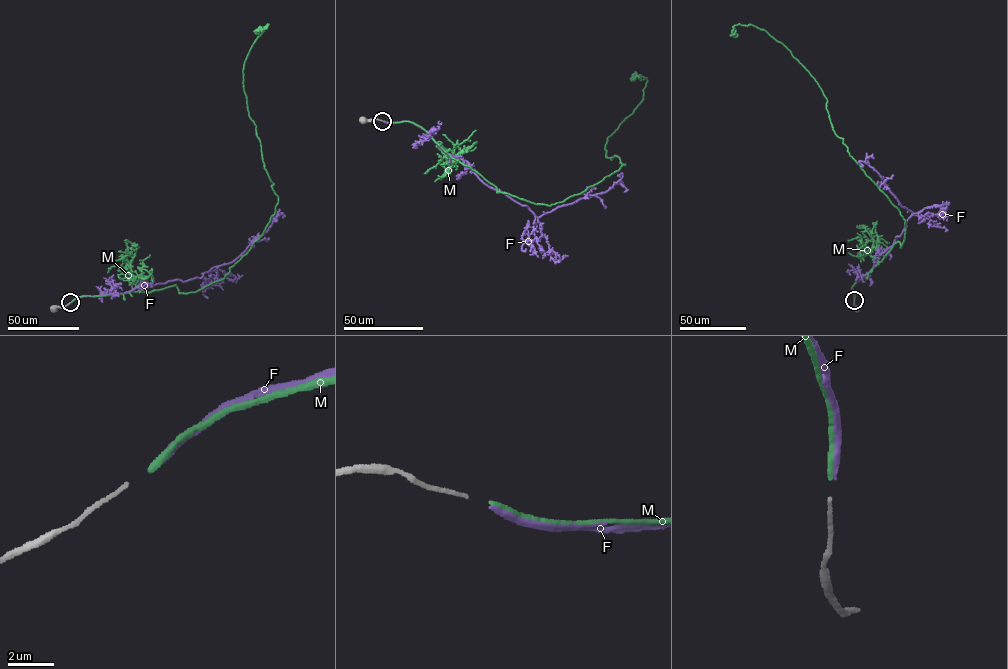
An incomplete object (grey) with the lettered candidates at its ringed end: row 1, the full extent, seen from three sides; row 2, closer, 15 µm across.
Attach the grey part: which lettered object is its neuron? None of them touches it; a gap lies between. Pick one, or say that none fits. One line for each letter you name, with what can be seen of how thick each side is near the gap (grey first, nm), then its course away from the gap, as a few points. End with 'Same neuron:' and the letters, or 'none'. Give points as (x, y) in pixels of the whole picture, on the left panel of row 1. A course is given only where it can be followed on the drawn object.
M: 170/240 nm | via (71, 302), (175, 285), (195, 292), (224, 278), (264, 231), (278, 196), (242, 71), (269, 24), (253, 31)
Same neuron: M

